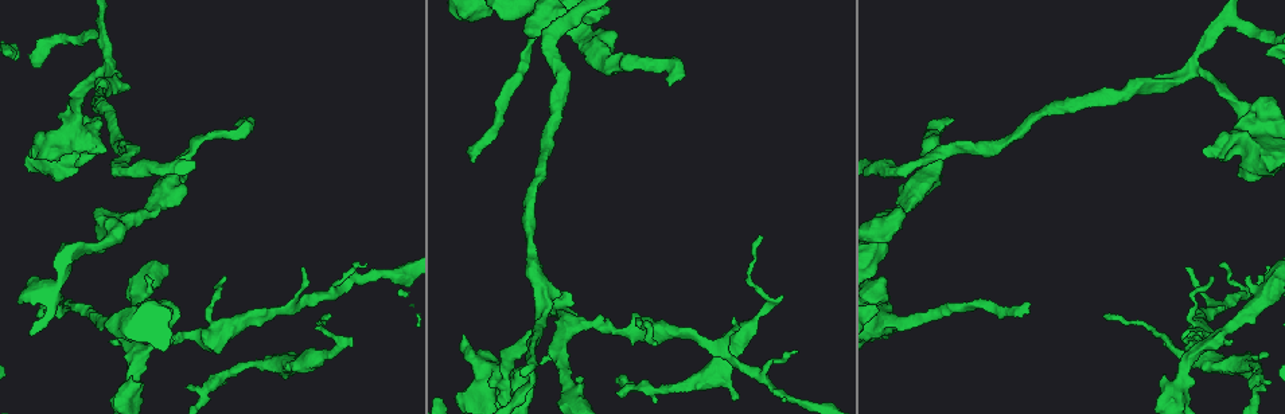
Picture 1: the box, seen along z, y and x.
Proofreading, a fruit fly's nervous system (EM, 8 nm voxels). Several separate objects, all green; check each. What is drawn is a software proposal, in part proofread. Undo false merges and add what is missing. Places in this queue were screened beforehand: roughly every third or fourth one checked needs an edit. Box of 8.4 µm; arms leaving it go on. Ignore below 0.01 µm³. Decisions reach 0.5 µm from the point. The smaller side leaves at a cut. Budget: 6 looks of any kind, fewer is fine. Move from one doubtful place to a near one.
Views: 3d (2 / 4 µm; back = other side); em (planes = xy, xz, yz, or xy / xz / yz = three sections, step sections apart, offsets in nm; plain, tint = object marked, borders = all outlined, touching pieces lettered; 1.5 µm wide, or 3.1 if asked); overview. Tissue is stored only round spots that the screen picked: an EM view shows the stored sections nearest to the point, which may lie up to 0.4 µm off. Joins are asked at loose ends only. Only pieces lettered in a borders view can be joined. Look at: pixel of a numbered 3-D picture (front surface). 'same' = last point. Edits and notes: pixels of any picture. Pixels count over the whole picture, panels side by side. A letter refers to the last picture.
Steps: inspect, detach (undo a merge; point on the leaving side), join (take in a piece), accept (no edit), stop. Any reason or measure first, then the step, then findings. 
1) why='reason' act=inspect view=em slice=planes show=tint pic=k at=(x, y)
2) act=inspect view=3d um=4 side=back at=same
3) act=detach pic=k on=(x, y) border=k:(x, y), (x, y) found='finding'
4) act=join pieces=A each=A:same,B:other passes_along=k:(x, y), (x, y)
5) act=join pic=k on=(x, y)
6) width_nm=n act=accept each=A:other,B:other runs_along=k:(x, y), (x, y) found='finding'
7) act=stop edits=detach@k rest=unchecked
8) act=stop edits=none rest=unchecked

why='free end' act=inspect view=3d um=4 pic=1 at=(31, 152)

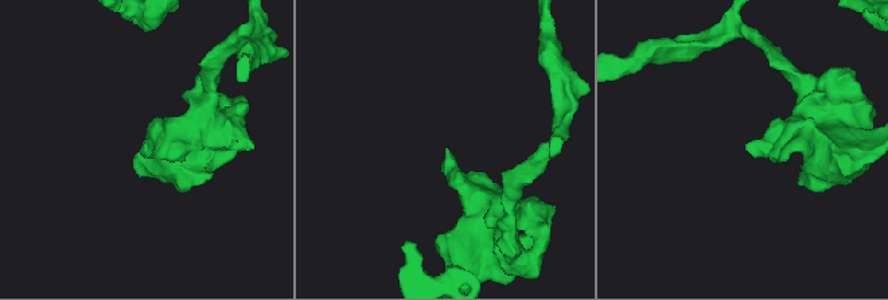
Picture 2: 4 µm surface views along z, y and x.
why='now the EM' act=inspect view=em slice=planes show=borders pic=2 at=(746, 150)

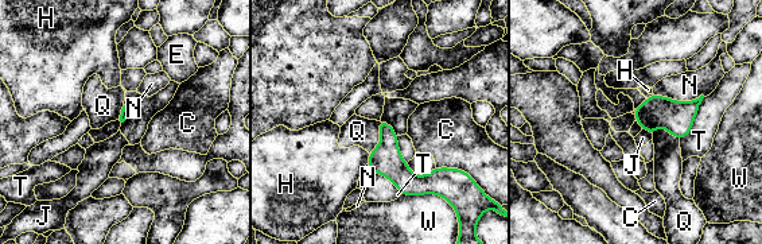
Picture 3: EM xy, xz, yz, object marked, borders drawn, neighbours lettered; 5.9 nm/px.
longest_contact=N:320nm act=accept each=C:other,E:other,H:other,J:other,N:other,Q:other,T:other,W:other border=3:(378, 122), (380, 142), (369, 154) found='no lettered piece goes on from it'

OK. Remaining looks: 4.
why='arms part here' act=inspect view=3d um=2 pic=1 at=(1199, 73)

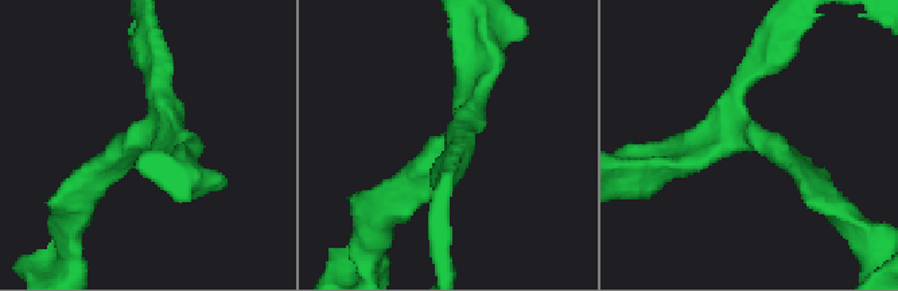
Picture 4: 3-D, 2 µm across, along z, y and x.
arms=3 arm_widths_nm=200,220,260 act=inspect view=em slice=xz step=4 show=tint pic=4 at=(156, 132)

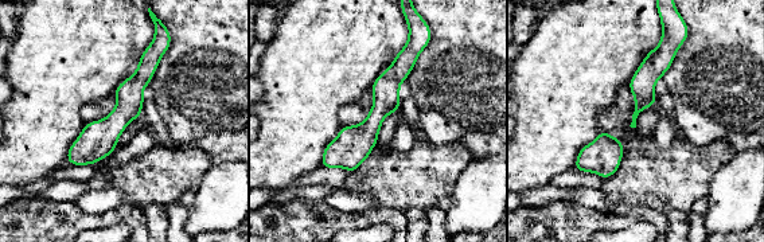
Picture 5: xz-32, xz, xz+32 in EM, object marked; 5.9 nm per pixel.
act=inspect view=em slice=planes show=borders at=same

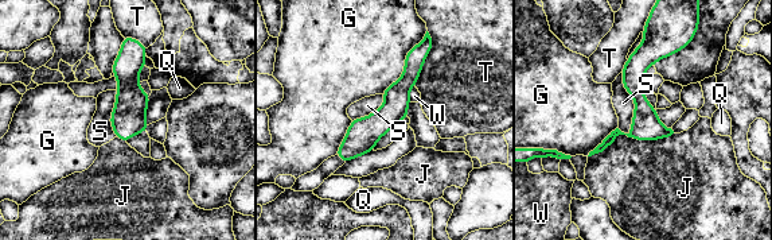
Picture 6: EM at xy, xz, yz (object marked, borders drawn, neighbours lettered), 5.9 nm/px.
act=accept each=G:other,J:other,Q:other,S:other,T:other,W:other border=6:(620, 73), (634, 100), (628, 134) found='continuous, no second neuron'

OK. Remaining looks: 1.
why='tapers out' act=inspect view=em slice=planes show=borders pic=1 at=(474, 161)

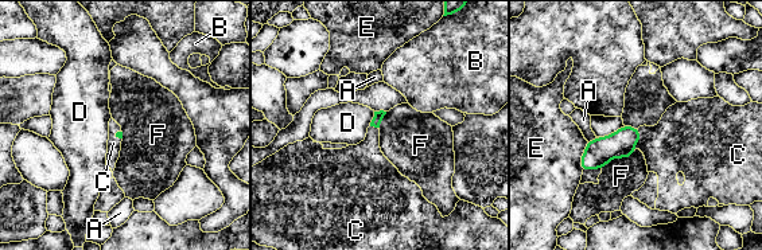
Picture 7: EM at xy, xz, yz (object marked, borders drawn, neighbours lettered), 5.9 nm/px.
act=join pic=7 on=(680, 141) each=A:other,B:other,C:same,D:other,E:other,F:other passes_along=7:(621, 144), (638, 140), (680, 141) found='the neuron continues'

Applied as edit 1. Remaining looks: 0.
act=stop edits=join@7 rest=unchecked

